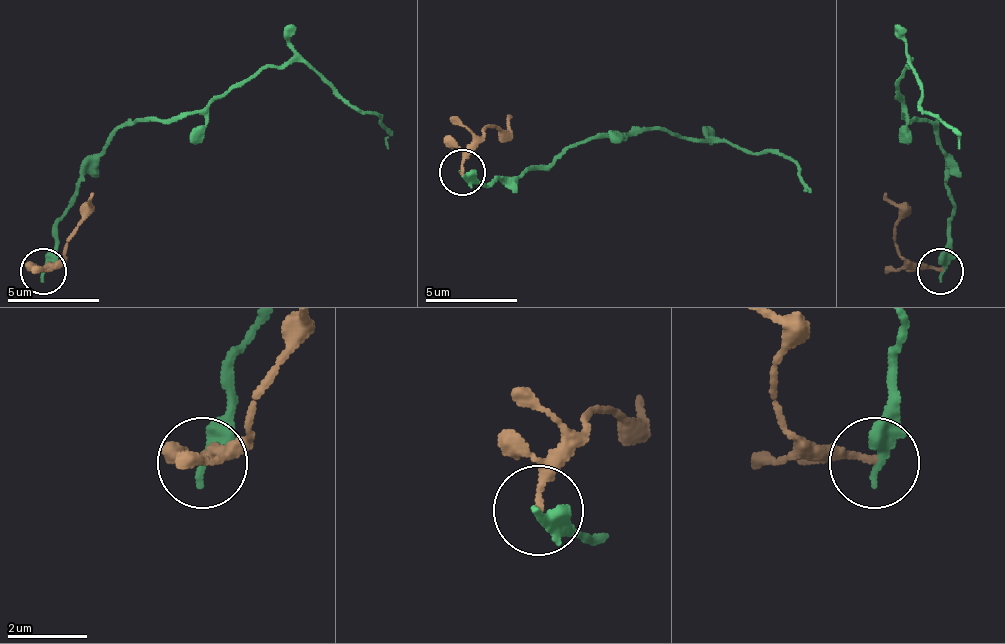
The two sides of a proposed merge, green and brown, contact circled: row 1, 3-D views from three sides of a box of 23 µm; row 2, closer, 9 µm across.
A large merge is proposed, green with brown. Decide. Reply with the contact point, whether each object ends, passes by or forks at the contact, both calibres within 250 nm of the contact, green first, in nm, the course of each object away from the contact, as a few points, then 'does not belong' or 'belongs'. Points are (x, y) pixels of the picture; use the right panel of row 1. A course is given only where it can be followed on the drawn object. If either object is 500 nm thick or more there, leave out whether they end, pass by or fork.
(940, 271) | green ends | brown ends | 360/180 nm | green via (942, 272), (951, 217), (946, 152), (932, 125), (905, 116), (896, 88), (909, 60), (923, 106), (960, 148) | brown via (942, 272), (919, 267), (900, 253), (896, 240), (900, 212), (882, 198) | does not belong

